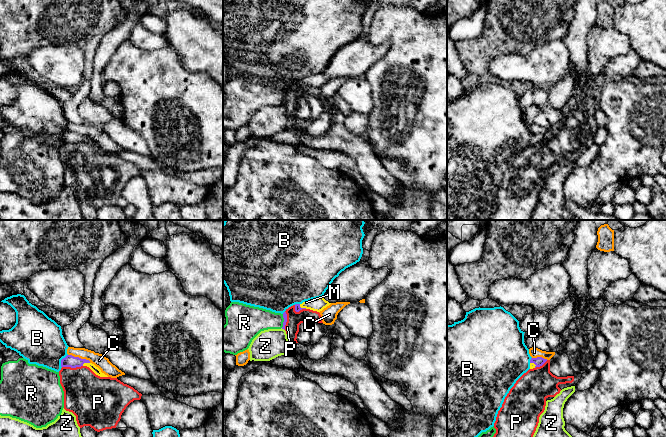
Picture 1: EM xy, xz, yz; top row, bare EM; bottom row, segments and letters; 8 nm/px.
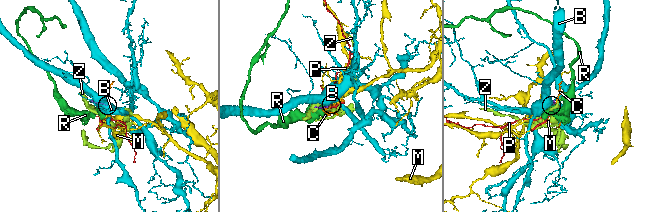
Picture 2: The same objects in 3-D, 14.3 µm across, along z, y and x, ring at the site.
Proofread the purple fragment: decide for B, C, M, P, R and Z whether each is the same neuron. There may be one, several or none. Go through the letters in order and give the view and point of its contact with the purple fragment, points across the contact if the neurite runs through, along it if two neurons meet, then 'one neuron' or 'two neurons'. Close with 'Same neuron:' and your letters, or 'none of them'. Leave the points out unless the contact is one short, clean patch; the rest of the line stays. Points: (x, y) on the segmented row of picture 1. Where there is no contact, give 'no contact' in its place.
B: contact xy (61, 361); two neurons
C: contact xy (78, 357); two neurons
M: contact xy (85, 362); way xy (69, 361), (85, 362), (96, 370); one neuron
P: contact xy (72, 367); border xy (82, 365), (62, 367); two neurons
R: contact xz (284, 321); border xz (283, 314), (283, 325), (281, 327); two neurons
Z: contact xz (283, 328); border xz (281, 328), (284, 330); two neurons
Same neuron: M

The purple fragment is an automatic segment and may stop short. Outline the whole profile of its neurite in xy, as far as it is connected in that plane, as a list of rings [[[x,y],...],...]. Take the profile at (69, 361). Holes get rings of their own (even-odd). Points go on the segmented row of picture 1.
[[[67,355],[65,358],[61,360],[61,367],[76,368],[81,366],[89,367],[96,375],[100,377],[108,377],[107,375],[102,373],[101,370],[94,364],[92,364],[89,360],[74,357],[72,355]]]

